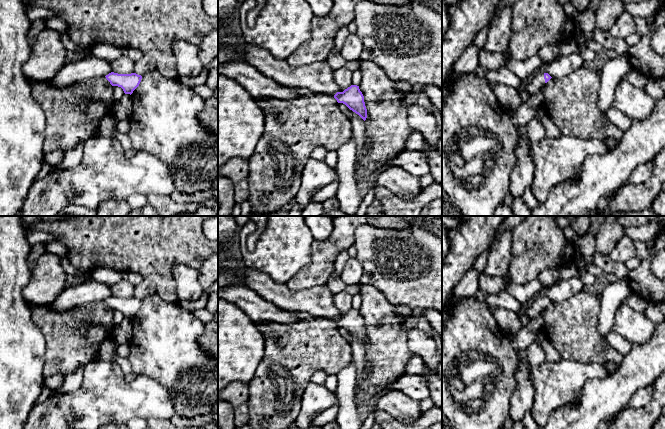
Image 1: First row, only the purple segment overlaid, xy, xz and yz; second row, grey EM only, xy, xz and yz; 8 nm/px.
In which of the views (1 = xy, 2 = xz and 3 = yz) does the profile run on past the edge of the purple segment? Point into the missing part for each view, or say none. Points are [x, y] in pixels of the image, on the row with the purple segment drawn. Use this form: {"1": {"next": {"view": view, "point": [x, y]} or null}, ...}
{"1": {"next": null}, "2": {"next": {"view": "xz", "point": [317, 77]}}, "3": {"next": {"view": "yz", "point": [537, 82]}}}

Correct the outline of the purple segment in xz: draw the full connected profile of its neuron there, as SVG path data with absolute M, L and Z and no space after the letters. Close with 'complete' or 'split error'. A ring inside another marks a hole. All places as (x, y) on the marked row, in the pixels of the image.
M218 25L218 40L224 47L238 52L243 61L278 84L306 89L311 93L333 95L338 103L345 104L364 121L366 120L367 109L359 86L351 85L340 92L333 78L333 69L326 60L304 66L290 66L286 60L276 59L260 47L247 43L231 26Z; split error

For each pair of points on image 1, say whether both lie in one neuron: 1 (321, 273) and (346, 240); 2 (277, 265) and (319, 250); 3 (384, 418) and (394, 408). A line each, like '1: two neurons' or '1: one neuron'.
1: one neuron
2: two neurons
3: two neurons

